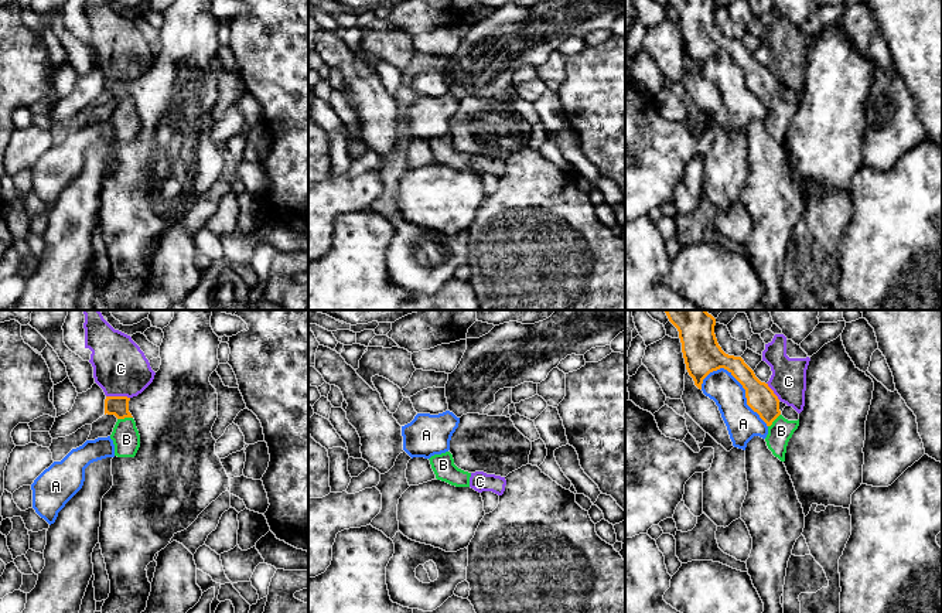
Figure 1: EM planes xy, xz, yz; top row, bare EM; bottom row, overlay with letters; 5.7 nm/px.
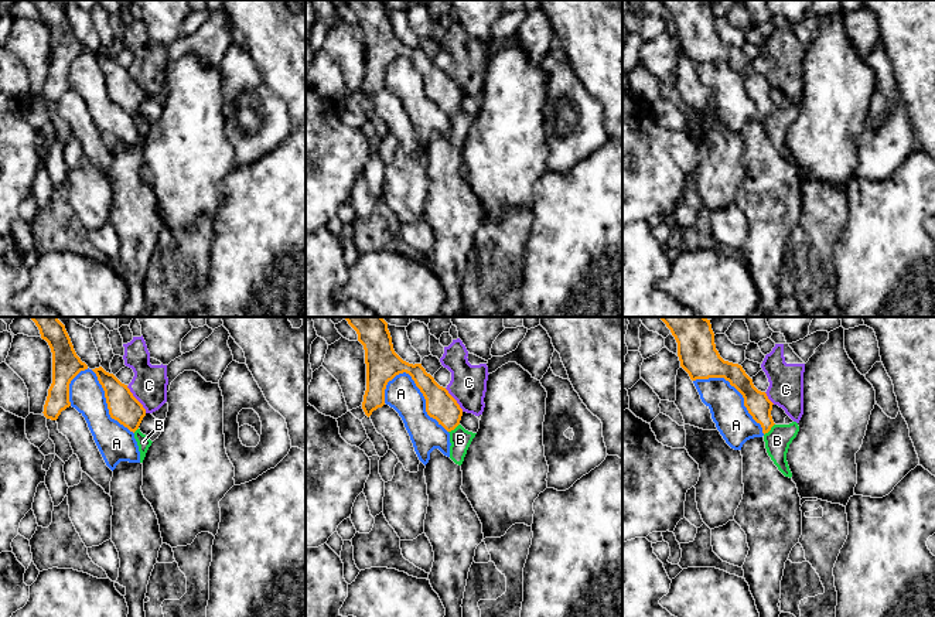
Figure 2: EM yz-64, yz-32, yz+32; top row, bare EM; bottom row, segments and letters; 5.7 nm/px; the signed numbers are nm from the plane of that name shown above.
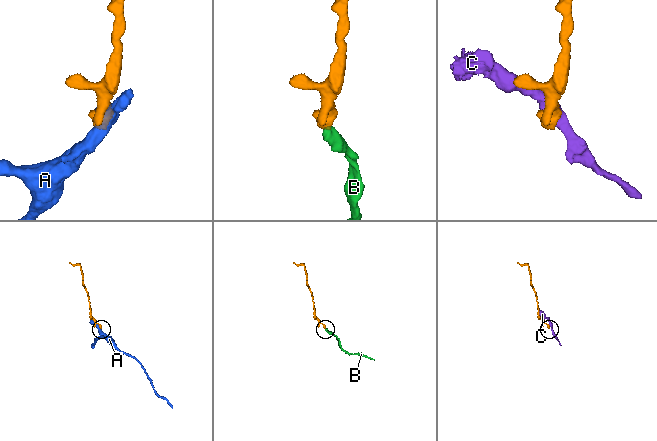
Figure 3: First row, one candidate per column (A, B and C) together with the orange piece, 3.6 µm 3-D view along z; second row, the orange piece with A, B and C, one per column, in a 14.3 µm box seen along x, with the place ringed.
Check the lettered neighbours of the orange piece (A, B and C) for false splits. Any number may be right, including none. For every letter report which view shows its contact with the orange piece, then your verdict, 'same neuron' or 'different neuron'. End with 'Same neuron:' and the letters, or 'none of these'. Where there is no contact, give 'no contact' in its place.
A: yz | different neuron
B: xy | same neuron
C: xy | different neuron
Same neuron: B

